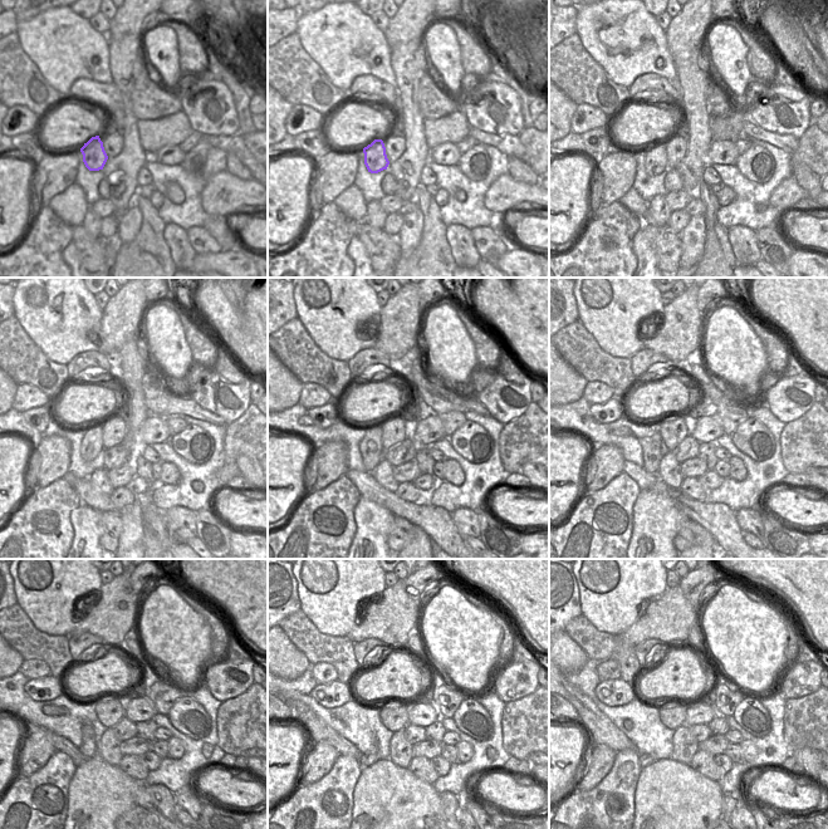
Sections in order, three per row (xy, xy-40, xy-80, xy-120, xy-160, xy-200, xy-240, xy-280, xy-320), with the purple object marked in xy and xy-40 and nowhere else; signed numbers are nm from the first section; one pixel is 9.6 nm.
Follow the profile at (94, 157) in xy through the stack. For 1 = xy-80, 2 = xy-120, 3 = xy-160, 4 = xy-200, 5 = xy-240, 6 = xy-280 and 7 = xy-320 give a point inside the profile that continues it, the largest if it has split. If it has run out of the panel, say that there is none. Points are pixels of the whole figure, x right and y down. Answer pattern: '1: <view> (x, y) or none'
1: xy-80 (656, 158)
2: xy-120 (92, 444)
3: xy-160 (372, 451)
4: xy-200 (651, 445)
5: xy-240 (88, 747)
6: xy-280 (371, 756)
7: xy-320 (643, 759)

